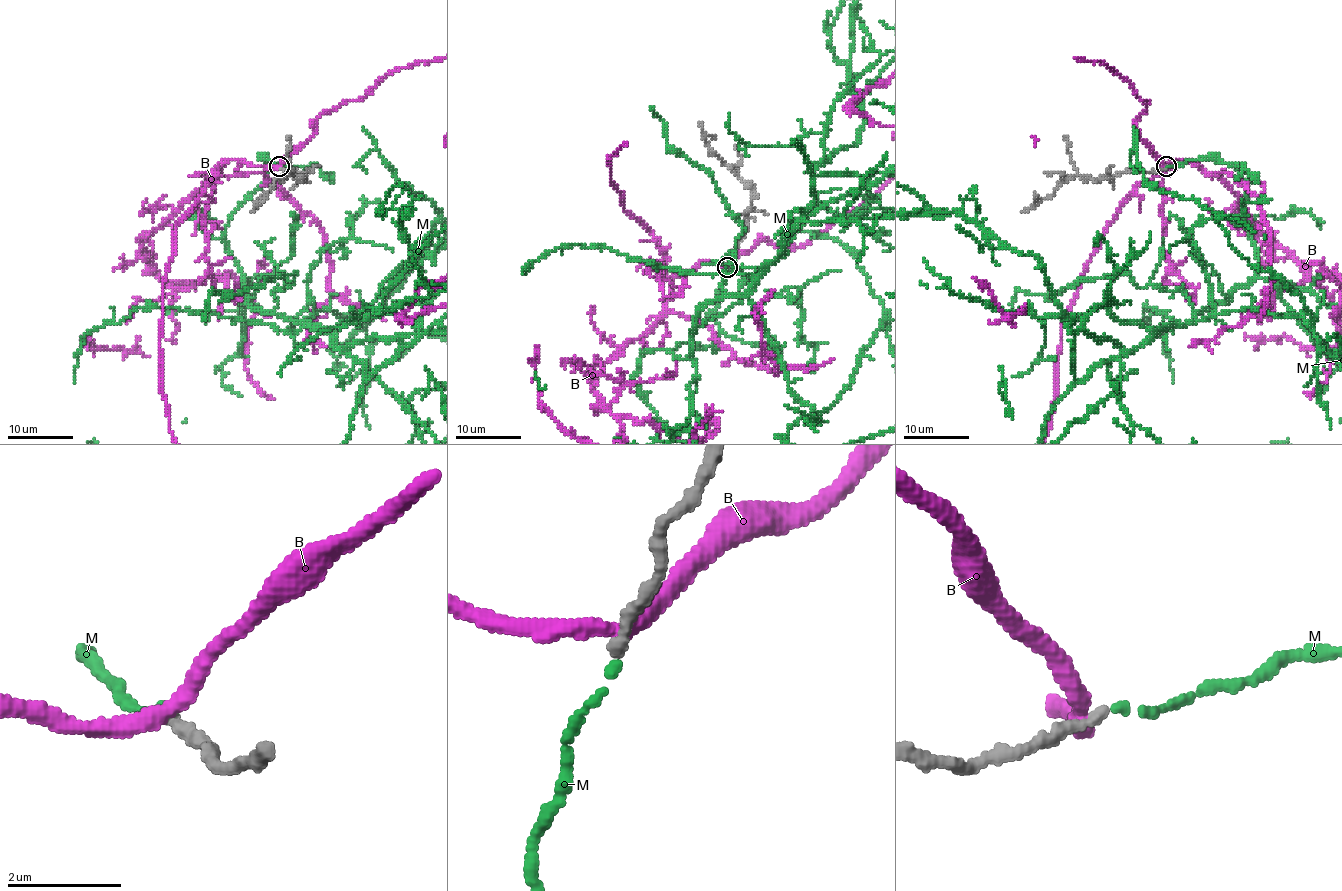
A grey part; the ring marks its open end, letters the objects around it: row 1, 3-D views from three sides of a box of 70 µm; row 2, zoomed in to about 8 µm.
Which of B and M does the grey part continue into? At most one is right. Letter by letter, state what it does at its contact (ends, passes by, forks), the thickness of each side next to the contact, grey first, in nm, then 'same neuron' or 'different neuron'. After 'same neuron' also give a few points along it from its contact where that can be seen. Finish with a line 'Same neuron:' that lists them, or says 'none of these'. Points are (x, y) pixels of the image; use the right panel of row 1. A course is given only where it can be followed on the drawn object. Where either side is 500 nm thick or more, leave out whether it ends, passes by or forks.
B: it passes by; calibres 260 and 280 nm; different neuron
M: it ends; calibres 200 and 160 nm; same neuron
Same neuron: M

